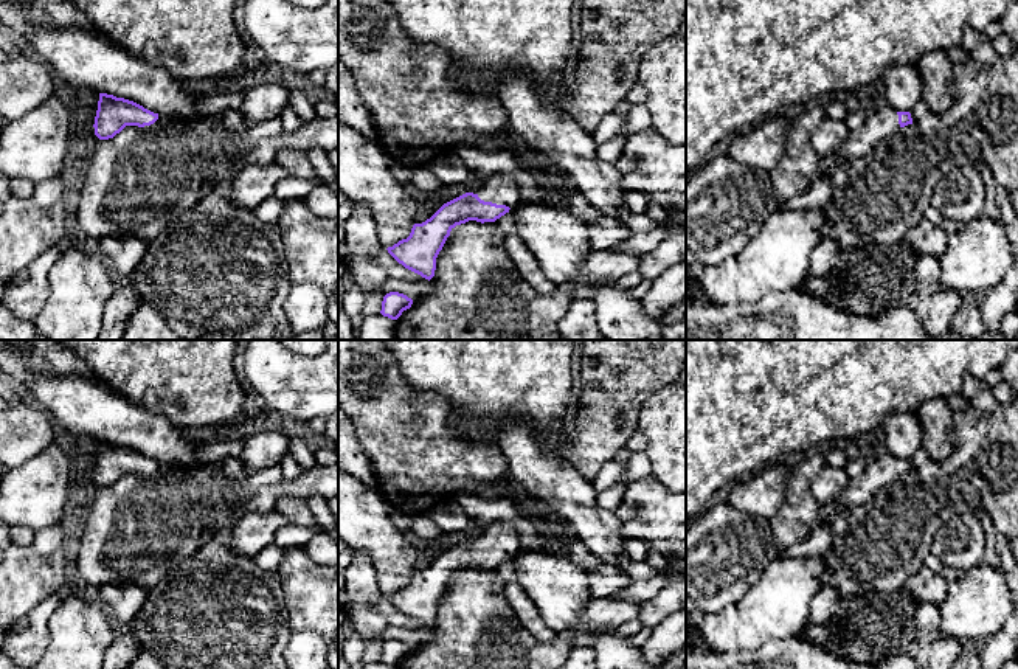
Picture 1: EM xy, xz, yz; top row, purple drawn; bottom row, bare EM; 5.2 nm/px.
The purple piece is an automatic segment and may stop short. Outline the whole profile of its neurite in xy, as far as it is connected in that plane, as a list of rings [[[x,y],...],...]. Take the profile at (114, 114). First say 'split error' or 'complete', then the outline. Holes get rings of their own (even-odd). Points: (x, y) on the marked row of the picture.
split error; [[[99,93],[93,127],[99,140],[109,140],[126,126],[138,126],[143,130],[149,130],[168,123],[171,123],[169,118],[154,113],[133,101]]]

